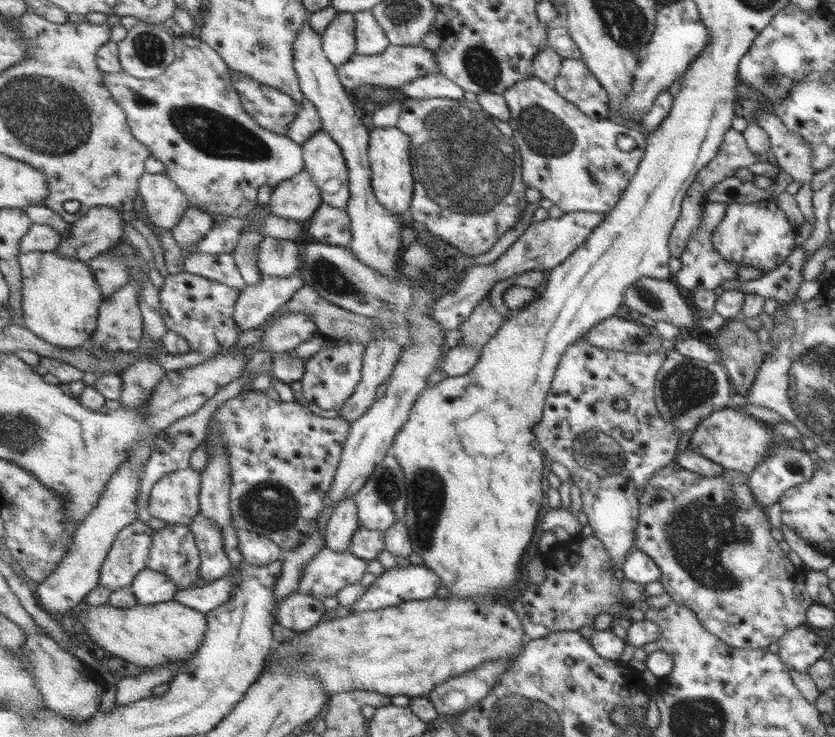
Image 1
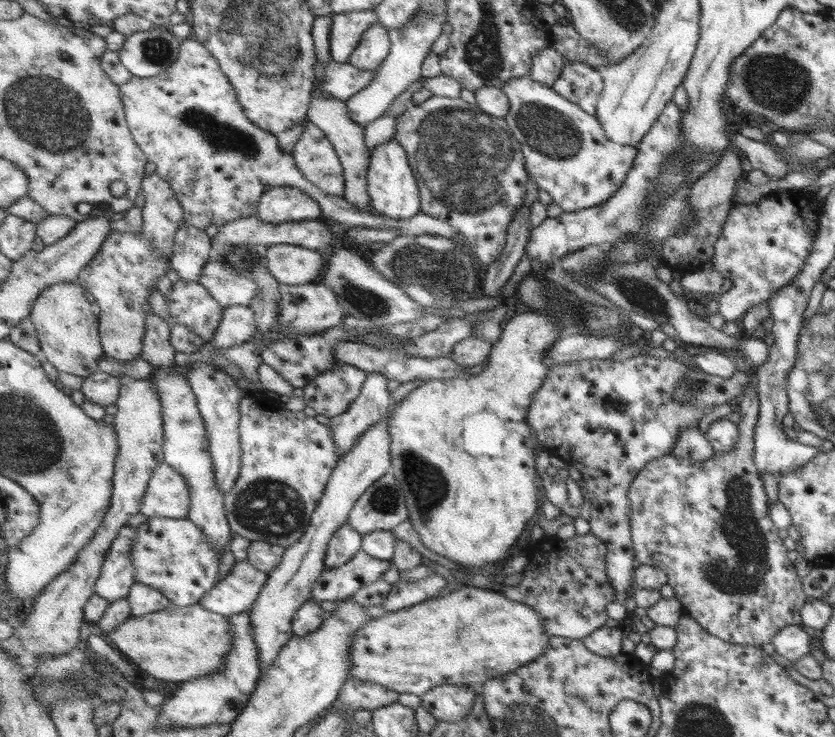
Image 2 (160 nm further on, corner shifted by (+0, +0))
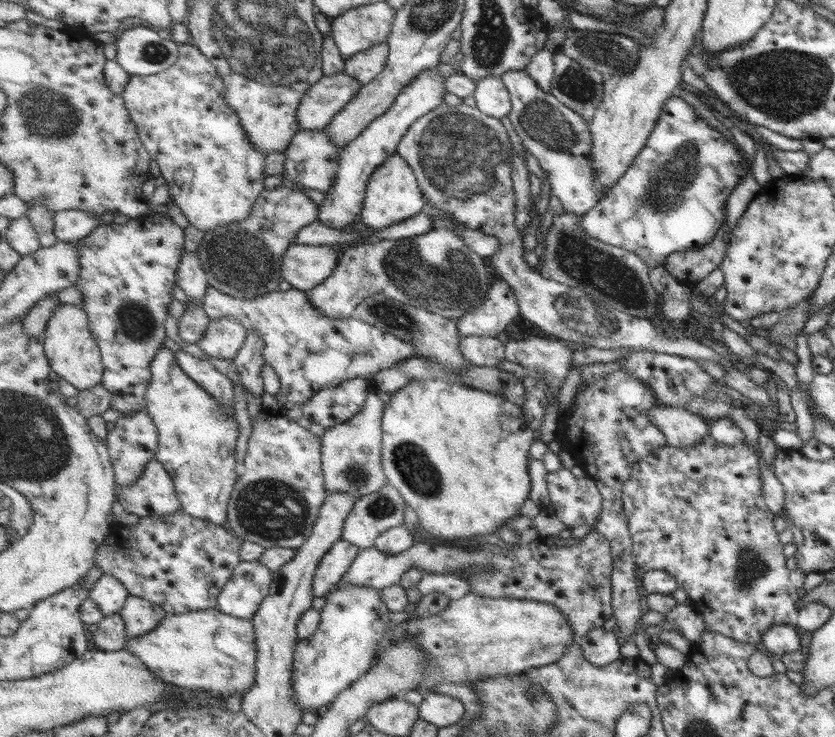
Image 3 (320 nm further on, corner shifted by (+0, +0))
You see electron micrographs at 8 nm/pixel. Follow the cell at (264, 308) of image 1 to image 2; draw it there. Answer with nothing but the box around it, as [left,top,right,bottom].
[210,306,258,348]

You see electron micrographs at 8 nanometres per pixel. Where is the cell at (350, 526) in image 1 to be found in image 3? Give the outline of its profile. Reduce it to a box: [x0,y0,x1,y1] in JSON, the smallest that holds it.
[314,539,361,597]

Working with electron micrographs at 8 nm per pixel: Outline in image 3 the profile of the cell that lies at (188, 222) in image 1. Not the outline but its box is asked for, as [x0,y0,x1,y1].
[178,250,210,302]

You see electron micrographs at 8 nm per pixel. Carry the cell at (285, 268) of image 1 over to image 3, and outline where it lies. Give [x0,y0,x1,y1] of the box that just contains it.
[283,244,338,291]

